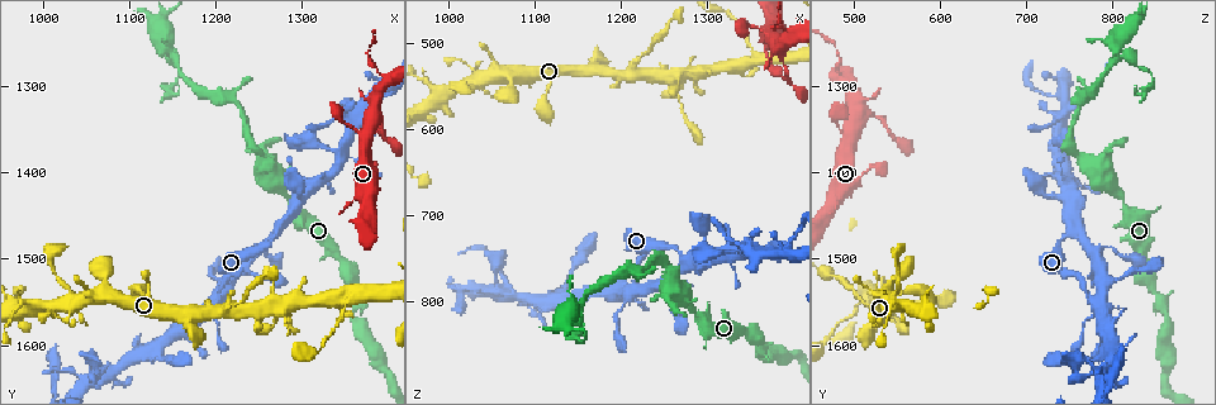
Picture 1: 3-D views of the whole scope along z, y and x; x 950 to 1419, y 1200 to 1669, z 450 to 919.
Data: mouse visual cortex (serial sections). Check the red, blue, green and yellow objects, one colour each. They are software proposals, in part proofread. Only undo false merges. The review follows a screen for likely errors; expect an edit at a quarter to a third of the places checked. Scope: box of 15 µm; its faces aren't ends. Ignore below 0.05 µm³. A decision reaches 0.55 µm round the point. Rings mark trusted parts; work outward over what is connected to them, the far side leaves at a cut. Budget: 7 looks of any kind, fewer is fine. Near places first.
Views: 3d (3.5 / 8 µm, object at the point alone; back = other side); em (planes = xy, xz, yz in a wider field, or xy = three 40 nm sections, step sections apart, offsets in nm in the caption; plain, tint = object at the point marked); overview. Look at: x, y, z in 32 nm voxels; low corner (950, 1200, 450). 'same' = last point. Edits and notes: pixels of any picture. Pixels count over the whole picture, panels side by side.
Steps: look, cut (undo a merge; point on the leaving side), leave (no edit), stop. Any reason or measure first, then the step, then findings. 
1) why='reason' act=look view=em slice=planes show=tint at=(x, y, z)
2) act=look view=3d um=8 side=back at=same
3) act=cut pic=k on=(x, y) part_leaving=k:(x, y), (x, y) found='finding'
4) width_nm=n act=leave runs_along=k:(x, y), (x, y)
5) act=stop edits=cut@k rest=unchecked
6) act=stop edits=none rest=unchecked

act=look view=3d um=8 at=(1355, 1545, 520)

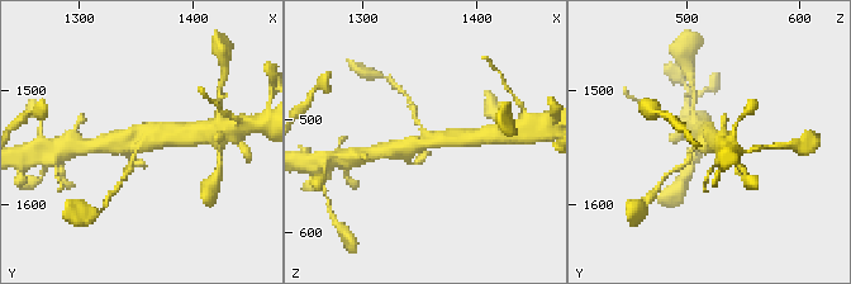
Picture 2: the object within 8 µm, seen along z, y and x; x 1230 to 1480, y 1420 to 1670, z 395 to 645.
arms=3 arm_widths_nm=150,450,500 act=look view=em slice=planes show=tint at=(1358, 1544, 518)

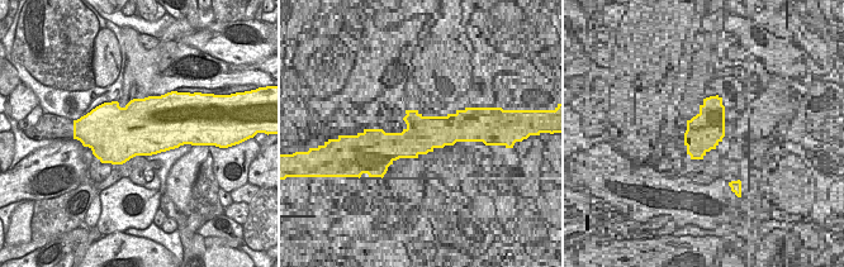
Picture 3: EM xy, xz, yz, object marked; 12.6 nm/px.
act=leave found='one cell here'

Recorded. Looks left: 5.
why='branch point' act=look view=3d um=8 at=(1270, 1470, 755)

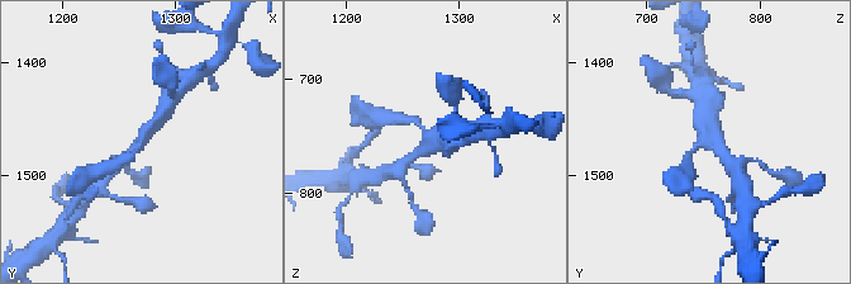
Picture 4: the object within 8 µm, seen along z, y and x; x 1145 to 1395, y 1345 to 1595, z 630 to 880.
why='closer look' act=look view=3d um=3.5 side=back at=(1270, 1472, 752)

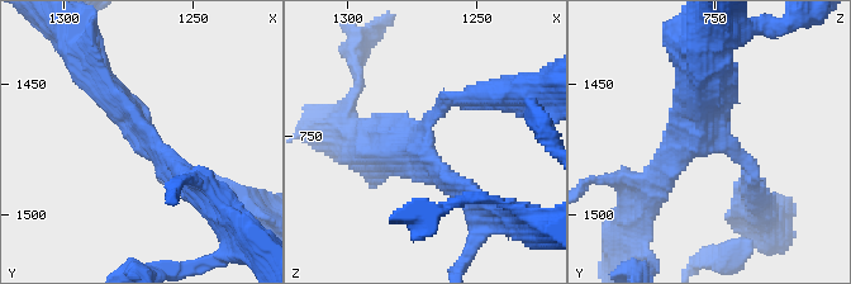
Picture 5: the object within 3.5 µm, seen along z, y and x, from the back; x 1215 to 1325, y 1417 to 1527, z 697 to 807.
act=look view=em slice=xy step=1 show=tint at=(1270, 1471, 753)

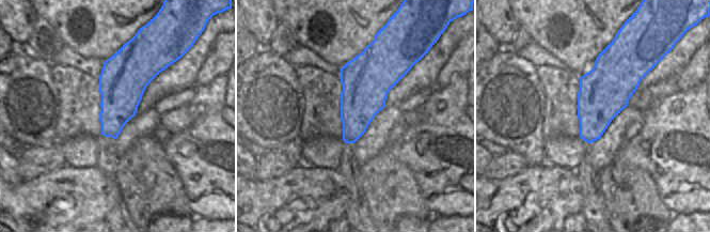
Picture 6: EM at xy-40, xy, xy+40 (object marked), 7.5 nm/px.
width_nm=360 act=leave runs_along=5:(751, 178), (728, 146), (699, 138), (654, 181) found='continuous, no second cell'

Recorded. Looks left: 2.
why='abrupt turn' act=look view=3d um=8 at=(1155, 1295, 840)

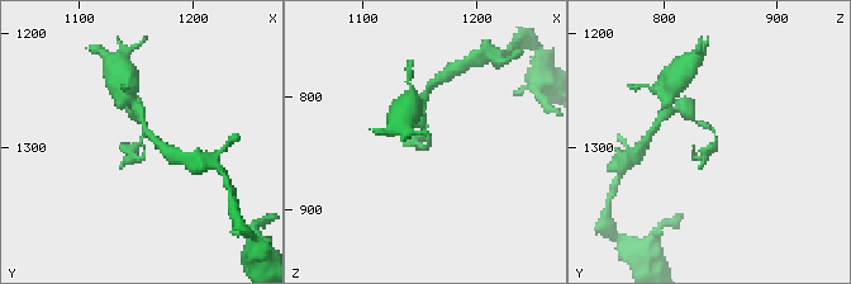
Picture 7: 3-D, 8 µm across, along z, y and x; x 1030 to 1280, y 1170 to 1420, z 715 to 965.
act=look view=em slice=xy step=2 show=tint at=(1150, 1302, 846)

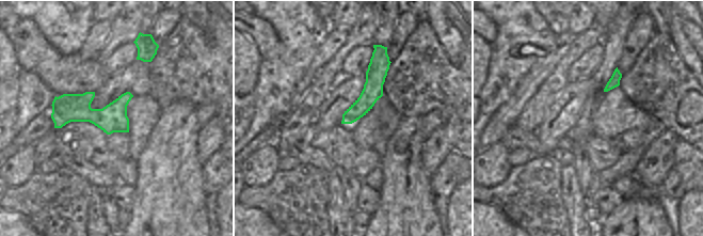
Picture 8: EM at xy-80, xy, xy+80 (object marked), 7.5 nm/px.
act=leave runs_along=8:(54, 104), (114, 119), (126, 129) found='one cell here'

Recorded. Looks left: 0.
act=stop edits=none rest=unchecked

